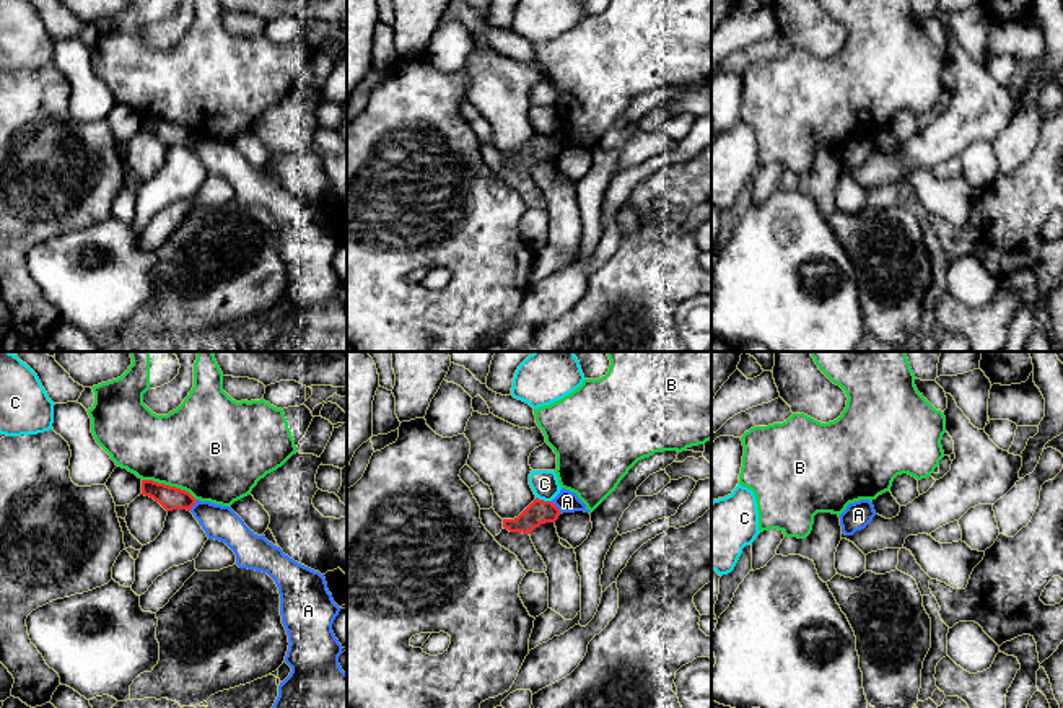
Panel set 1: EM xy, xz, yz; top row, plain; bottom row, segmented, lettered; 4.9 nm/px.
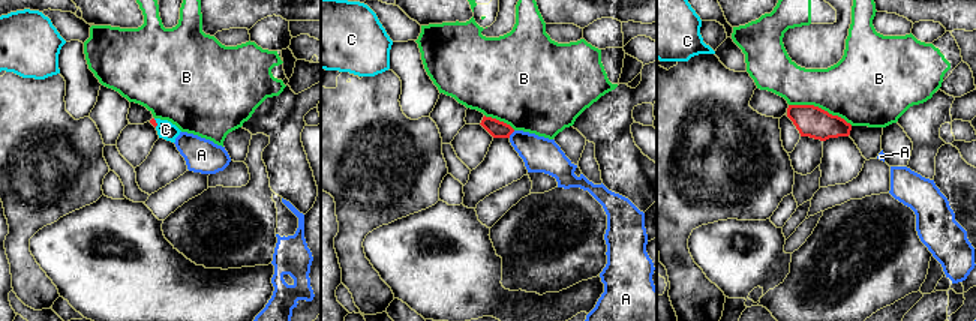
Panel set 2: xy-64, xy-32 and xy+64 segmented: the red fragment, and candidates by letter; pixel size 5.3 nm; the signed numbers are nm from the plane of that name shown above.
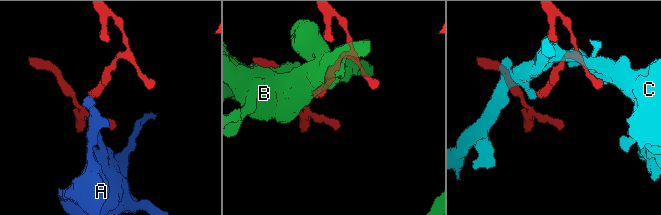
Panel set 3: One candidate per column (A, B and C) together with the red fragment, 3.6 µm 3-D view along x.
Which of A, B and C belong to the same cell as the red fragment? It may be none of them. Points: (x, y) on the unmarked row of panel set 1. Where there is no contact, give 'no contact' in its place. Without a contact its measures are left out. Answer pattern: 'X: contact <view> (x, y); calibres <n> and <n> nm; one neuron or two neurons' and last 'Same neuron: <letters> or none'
A: contact xz (557, 144); calibres 120 and 110 nm; two neurons
B: contact xy (168, 121); calibres 110 and 460 nm; two neurons
C: contact xz (542, 135); calibres 120 and 140 nm; two neurons
Same neuron: none

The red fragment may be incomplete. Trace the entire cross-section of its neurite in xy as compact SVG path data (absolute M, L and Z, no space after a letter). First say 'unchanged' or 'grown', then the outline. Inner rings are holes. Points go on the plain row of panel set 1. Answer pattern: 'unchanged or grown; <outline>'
unchanged; M142 116L142 129L140 130L153 133L166 146L173 146L173 145L187 145L187 146L190 146L190 143L197 137L186 125L169 122L169 120L164 120L164 119L158 119L158 117L153 117L153 116Z

